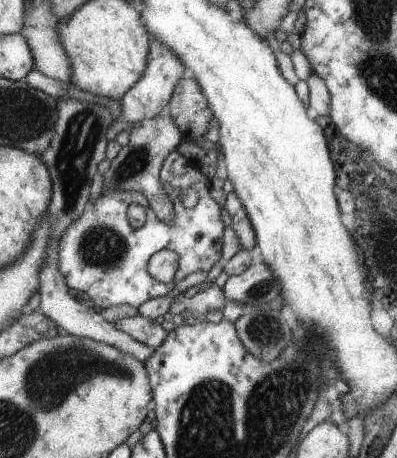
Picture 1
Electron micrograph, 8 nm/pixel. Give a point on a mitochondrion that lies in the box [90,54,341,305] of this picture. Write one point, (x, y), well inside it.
(136, 162)

